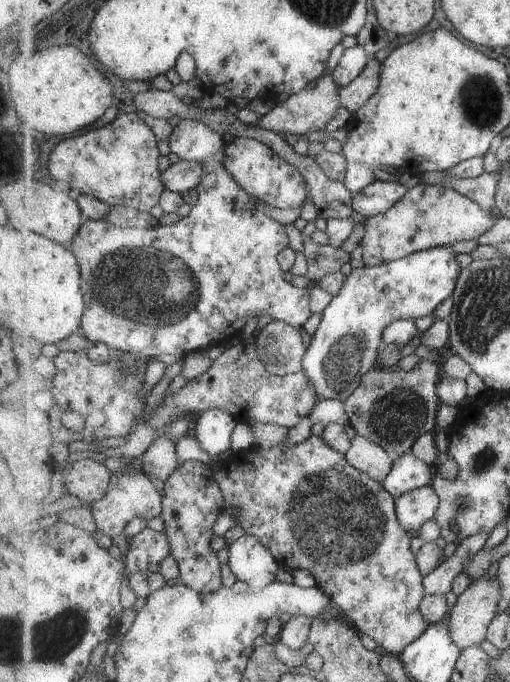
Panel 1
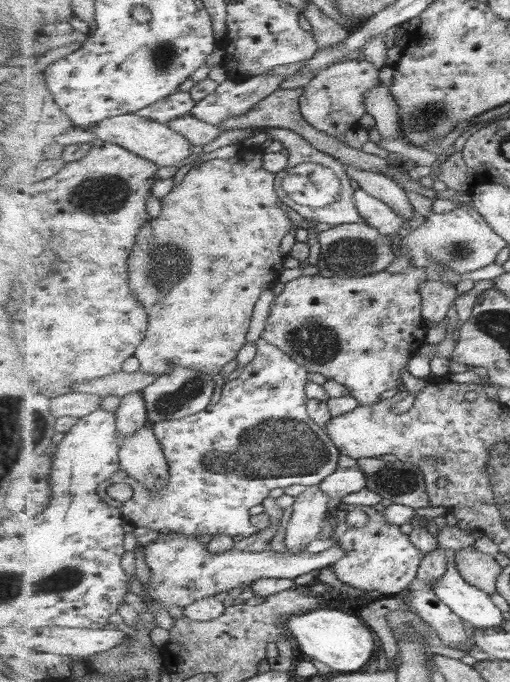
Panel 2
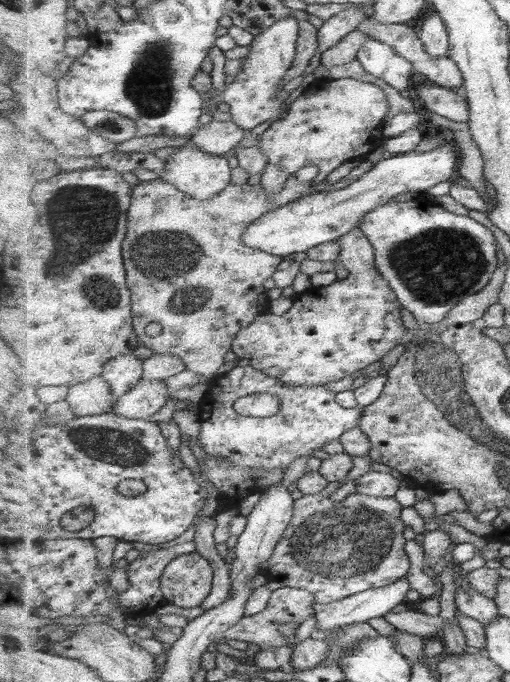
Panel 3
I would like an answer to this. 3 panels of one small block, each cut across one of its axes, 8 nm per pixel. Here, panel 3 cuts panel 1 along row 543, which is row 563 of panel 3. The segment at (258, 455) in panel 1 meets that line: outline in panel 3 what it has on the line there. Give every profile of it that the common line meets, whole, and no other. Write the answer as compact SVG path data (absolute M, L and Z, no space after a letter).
M329 484L322 492L302 496L294 502L291 524L279 540L271 559L261 563L260 568L265 576L281 581L284 586L312 592L319 604L331 604L369 589L386 587L405 577L411 568L409 556L405 554L404 507L394 497L377 498L359 493L335 501L333 495L337 488L338 485Z

